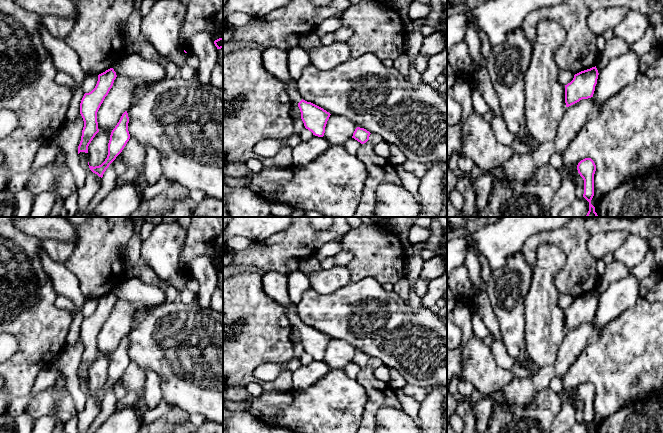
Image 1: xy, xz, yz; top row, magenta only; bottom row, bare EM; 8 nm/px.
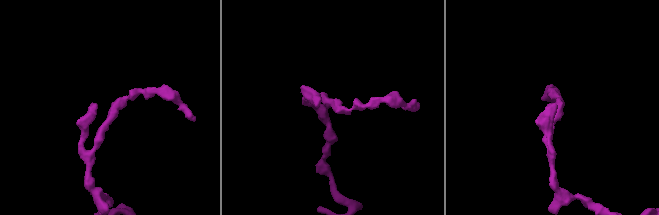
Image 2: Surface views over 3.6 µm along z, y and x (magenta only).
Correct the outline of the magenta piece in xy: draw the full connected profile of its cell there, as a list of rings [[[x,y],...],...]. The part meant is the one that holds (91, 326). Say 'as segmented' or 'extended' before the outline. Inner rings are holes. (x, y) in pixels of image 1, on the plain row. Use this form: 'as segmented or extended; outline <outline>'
as segmented; outline [[[113,292],[106,294],[98,299],[98,305],[95,312],[85,317],[80,327],[80,338],[84,345],[81,365],[78,370],[80,376],[88,377],[88,370],[99,356],[97,346],[97,336],[113,310],[117,299]]]

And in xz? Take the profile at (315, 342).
extended; outline [[[292,304],[290,307],[284,308],[284,310],[292,328],[298,329],[305,352],[311,355],[313,359],[323,361],[331,338],[311,326],[303,324],[295,305]]]

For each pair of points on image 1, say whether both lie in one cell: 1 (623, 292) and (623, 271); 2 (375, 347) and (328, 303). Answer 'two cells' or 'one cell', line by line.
1: two cells
2: one cell

